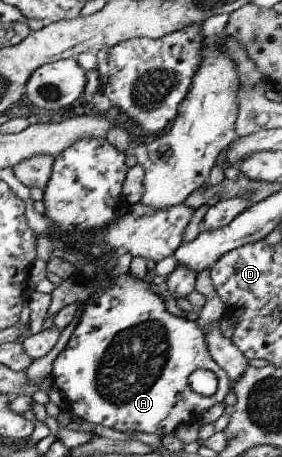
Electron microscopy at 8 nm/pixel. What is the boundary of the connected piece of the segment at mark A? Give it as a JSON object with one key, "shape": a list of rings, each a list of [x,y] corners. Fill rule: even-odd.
{"shape":[[[128,273],[109,279],[110,286],[106,288],[94,286],[94,292],[98,294],[84,304],[66,346],[54,358],[49,373],[53,384],[71,413],[83,421],[126,434],[174,434],[180,424],[195,418],[199,420],[204,411],[222,402],[228,392],[228,378],[210,356],[204,334],[194,321],[169,314],[160,298],[150,292],[149,284],[142,279],[133,278]],[[203,367],[211,369],[218,378],[216,392],[211,396],[200,396],[188,388],[186,378],[196,368]]]}

